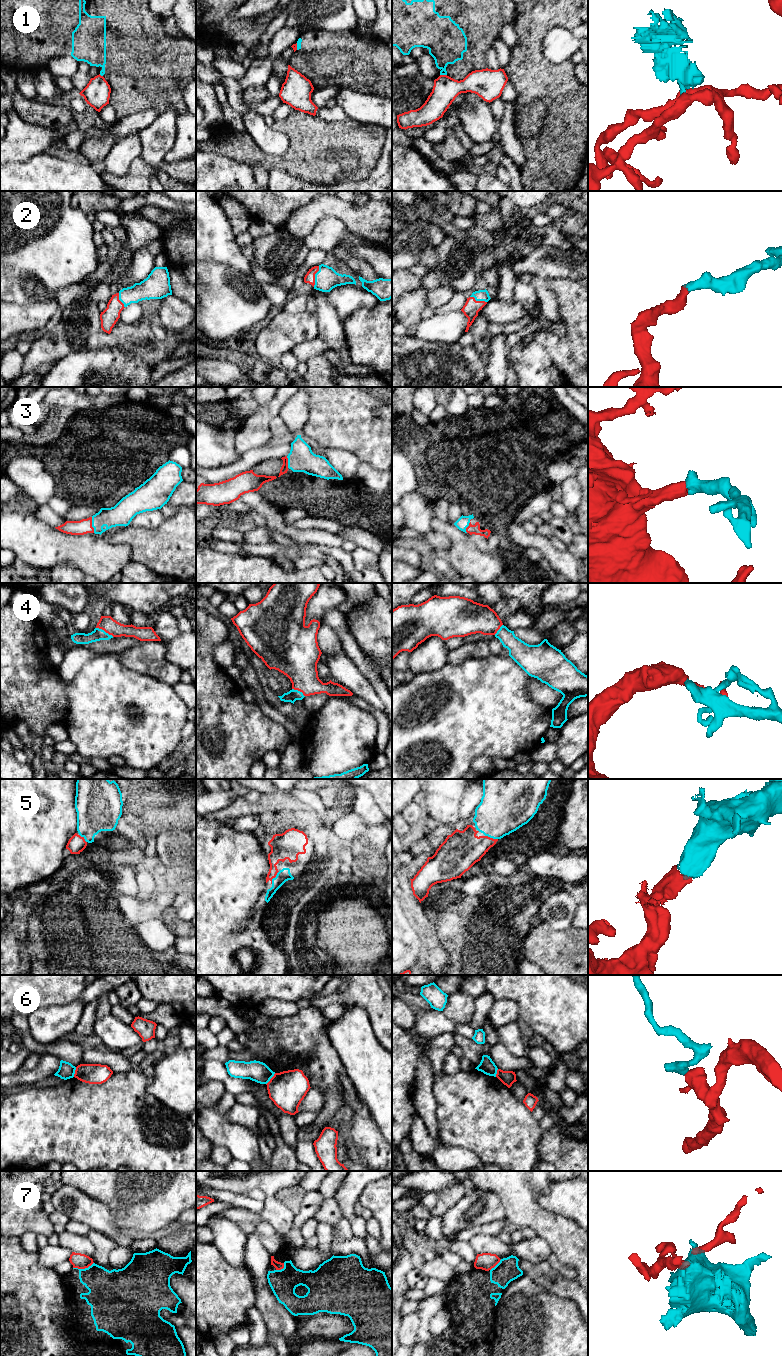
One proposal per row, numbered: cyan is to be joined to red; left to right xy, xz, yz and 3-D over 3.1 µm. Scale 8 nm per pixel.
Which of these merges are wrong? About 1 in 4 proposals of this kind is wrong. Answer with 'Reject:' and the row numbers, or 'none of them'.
Reject: 1, 6, 7

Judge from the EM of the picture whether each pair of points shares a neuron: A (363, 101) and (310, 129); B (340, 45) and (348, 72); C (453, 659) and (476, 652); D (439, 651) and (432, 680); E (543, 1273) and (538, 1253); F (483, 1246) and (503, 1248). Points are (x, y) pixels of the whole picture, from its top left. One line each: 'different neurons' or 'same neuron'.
A: different neurons
B: same neuron
C: same neuron
D: different neurons
E: different neurons
F: same neuron

